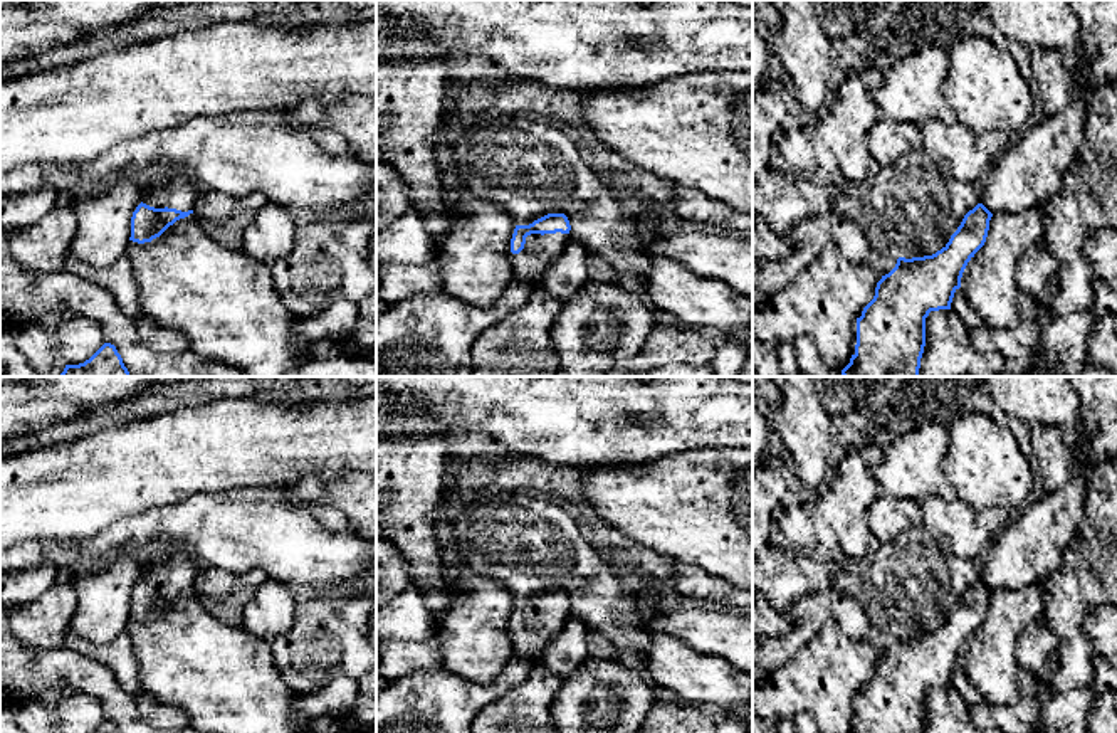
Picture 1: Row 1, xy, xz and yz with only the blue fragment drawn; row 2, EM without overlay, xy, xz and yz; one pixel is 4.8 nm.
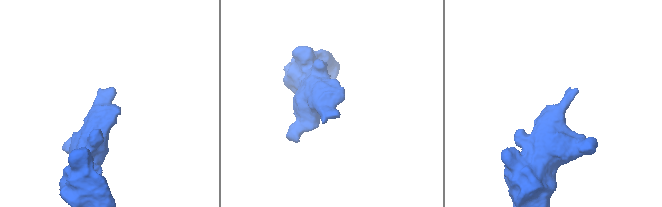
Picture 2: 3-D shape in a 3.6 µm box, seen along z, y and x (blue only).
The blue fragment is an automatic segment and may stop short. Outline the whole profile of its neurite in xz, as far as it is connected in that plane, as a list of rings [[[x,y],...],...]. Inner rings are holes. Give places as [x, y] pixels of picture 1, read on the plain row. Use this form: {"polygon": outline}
{"polygon": [[[548,590],[529,602],[516,602],[511,615],[514,654],[532,666],[541,662],[544,649],[571,617],[569,607],[564,590]]]}

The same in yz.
{"polygon": [[[1073,457],[1068,483],[1004,528],[979,563],[981,578],[964,592],[949,619],[932,632],[897,635],[857,694],[852,733],[922,733],[926,694],[951,686],[968,639],[986,619],[991,593],[1041,585],[1058,568],[1085,518],[1090,472]]]}

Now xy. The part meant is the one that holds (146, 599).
{"polygon": [[[188,553],[143,556],[143,578],[131,593],[129,617],[144,620],[160,614],[176,597],[193,590],[200,565]]]}

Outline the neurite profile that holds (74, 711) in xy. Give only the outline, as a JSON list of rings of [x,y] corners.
[[[67,693],[50,701],[57,733],[92,733],[106,718],[97,699],[84,693]]]

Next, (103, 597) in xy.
[[[121,555],[101,563],[97,570],[82,572],[69,582],[76,592],[76,612],[69,622],[69,630],[91,644],[108,644],[126,630],[131,614],[131,593],[143,578],[143,556]]]

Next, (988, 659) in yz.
[[[1041,585],[993,590],[986,619],[961,654],[964,674],[989,704],[1016,704],[1018,639],[1031,622],[1046,617],[1045,602],[1046,592]]]

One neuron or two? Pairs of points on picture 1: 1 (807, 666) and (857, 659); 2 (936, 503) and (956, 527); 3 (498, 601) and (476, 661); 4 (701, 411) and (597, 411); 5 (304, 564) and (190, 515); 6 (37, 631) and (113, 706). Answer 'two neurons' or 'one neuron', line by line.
1: one neuron
2: one neuron
3: one neuron
4: one neuron
5: one neuron
6: two neurons

